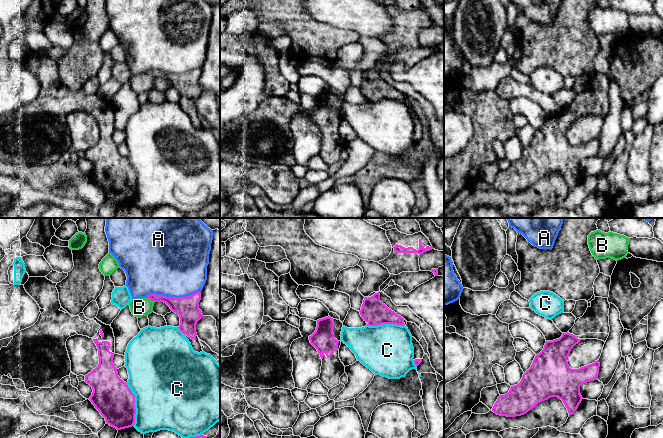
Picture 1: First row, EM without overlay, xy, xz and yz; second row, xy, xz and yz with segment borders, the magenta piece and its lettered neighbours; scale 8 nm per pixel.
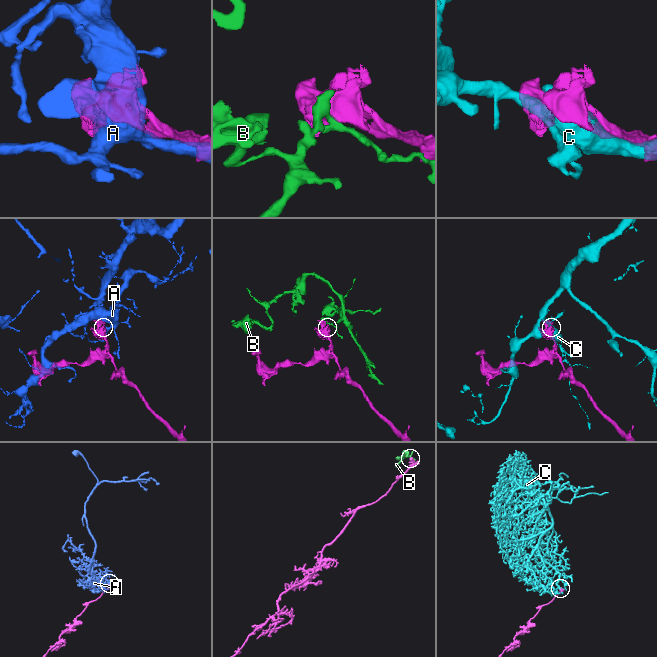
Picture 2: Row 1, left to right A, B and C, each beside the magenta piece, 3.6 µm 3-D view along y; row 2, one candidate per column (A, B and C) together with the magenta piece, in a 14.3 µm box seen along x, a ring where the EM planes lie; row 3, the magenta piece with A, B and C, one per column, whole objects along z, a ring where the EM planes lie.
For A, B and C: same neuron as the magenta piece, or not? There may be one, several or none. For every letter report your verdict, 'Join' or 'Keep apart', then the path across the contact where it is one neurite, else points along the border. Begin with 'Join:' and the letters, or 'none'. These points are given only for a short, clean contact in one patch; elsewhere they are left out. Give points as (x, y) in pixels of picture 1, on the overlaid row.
Join: none
A: Keep apart
B: Keep apart
C: Keep apart

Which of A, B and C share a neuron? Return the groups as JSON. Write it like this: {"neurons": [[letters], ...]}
{"neurons": [["A"], ["B"], ["C"]]}

